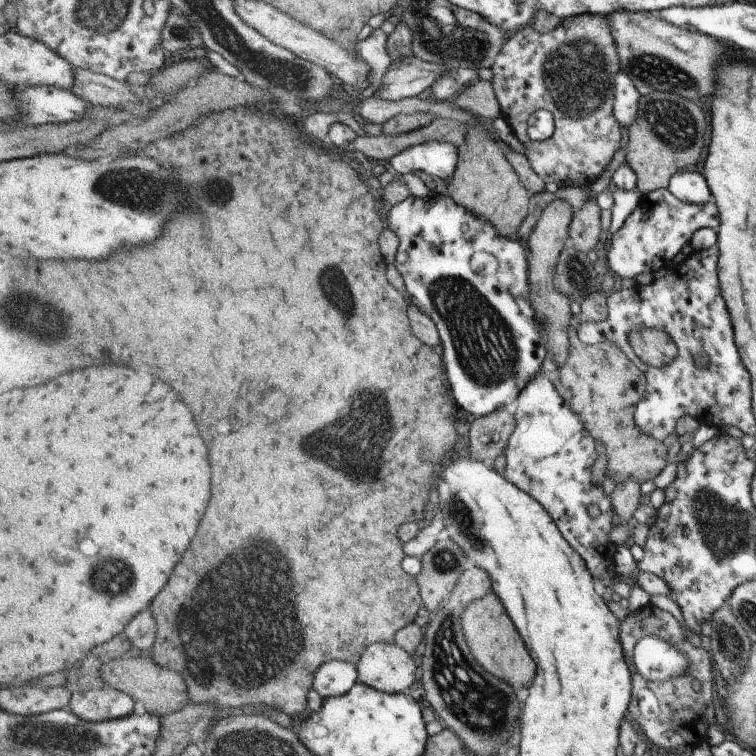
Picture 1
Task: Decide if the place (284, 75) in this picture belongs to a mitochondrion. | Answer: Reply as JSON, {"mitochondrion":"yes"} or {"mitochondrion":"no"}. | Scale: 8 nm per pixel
{"mitochondrion":"yes"}

